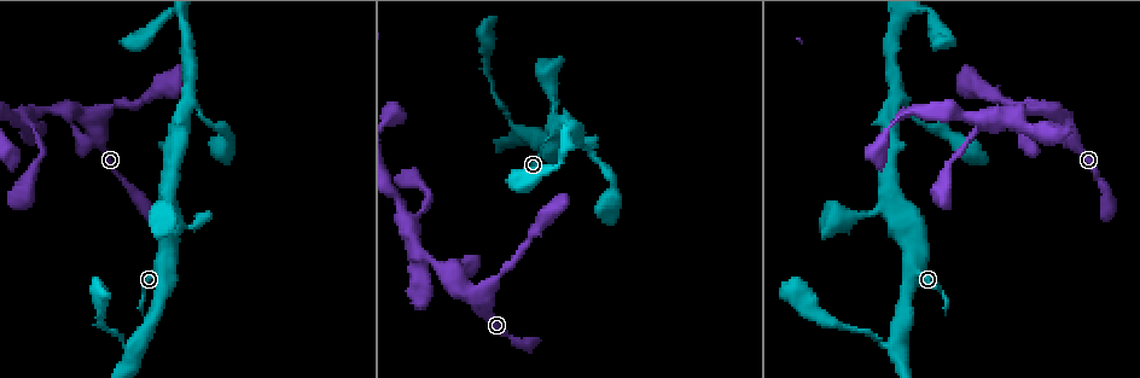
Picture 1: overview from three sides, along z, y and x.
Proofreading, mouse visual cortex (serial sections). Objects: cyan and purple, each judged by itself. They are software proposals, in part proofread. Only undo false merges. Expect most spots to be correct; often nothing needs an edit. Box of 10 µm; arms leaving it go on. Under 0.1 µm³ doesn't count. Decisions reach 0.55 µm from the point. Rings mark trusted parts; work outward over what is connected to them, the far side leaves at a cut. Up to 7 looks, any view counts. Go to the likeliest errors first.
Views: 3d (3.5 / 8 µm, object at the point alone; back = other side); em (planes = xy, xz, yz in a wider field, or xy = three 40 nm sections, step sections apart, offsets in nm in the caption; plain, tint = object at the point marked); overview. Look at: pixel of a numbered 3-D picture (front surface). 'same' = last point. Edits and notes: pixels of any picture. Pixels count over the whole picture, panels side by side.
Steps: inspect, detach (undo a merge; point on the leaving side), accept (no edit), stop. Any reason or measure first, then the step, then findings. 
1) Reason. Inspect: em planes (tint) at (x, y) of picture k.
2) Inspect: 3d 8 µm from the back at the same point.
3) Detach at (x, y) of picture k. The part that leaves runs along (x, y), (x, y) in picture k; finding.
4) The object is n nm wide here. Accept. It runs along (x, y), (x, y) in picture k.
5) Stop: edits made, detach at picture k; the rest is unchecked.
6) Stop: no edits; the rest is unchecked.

Arms part here. Inspect: 3d 3.5 µm from the back at (479, 299) of picture 1.

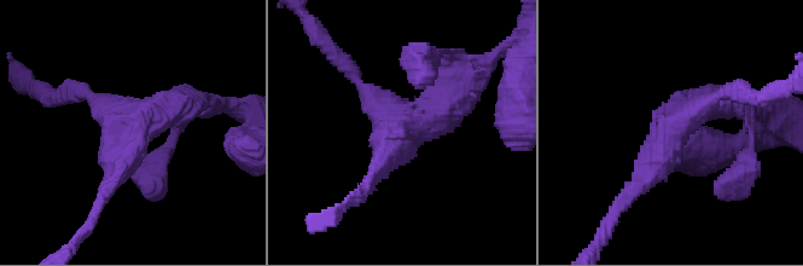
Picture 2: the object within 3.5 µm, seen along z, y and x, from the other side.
3 arms meet here; the arms are 250, 250, 450 nm wide; shape alone is not enough. Inspect: em xy step 3 (tint) at (134, 129) of picture 2.

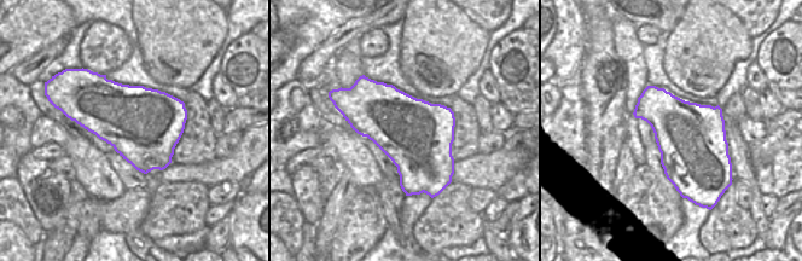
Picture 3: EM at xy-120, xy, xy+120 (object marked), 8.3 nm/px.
Inspect: em xy step 1 (tint) at the same point.

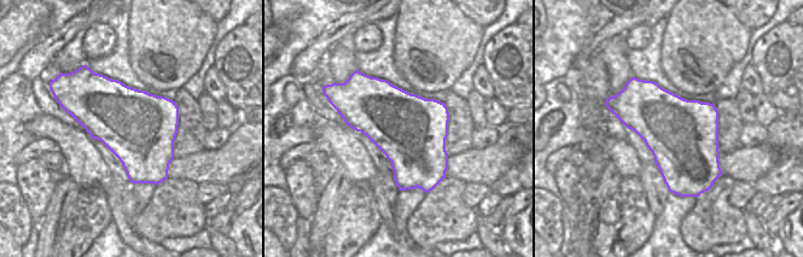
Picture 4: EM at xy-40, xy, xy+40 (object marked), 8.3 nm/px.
Accept. It runs along (632, 191), (678, 113), (721, 105) in picture 2; continuous, no second cell.

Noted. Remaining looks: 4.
Small branch off a trunk. Inspect: em xy step 3 (tint) at (898, 99) of picture 1.

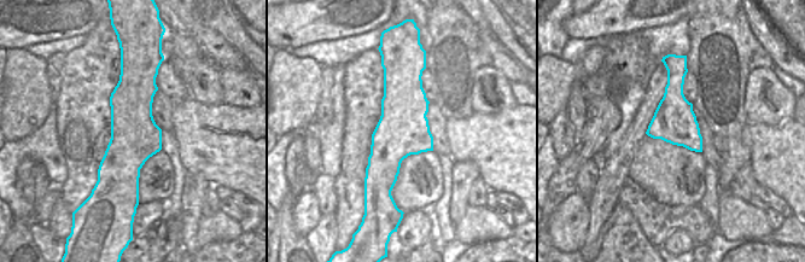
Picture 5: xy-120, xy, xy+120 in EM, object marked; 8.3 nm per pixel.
Inspect: 3d 3.5 µm at the same point.

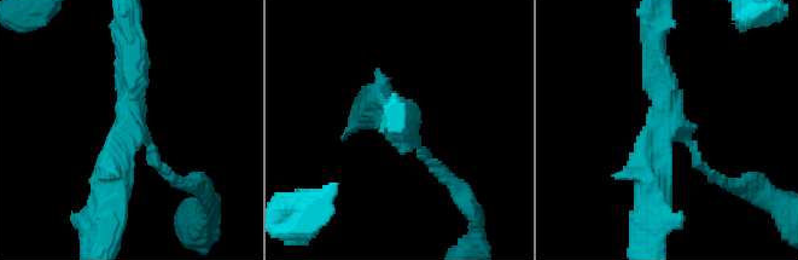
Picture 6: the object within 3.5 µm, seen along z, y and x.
The arms are 150, 350, 450 nm wide. Accept. It runs along (109, 200), (130, 130), (127, 44) in picture 6; continuous, no second cell.

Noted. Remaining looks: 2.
Two arms in line, one across. Inspect: 3d 3.5 µm at (981, 121) of picture 1.

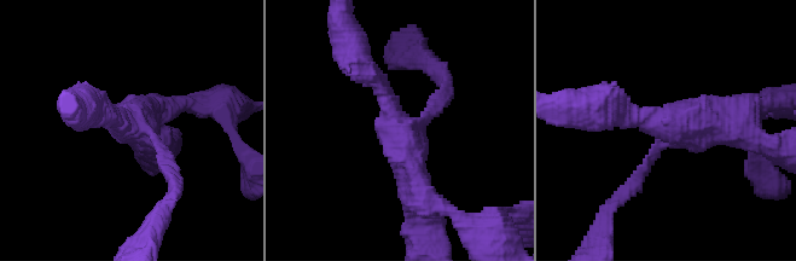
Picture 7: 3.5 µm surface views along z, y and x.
Accept. It runs along (439, 206), (371, 75) in picture 7; all the same cell.

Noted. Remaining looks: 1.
Stop: no edits; the rest is unchecked.

